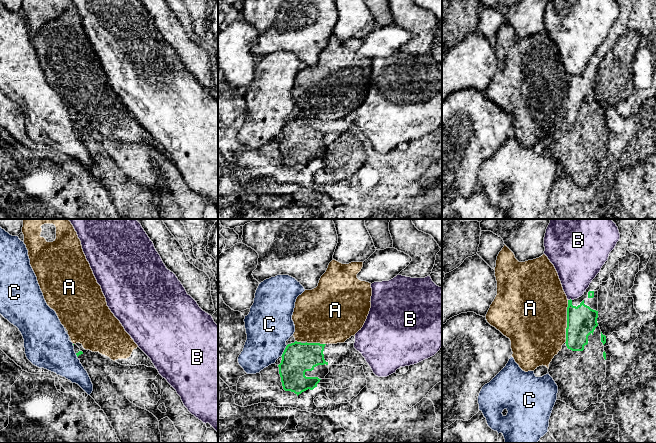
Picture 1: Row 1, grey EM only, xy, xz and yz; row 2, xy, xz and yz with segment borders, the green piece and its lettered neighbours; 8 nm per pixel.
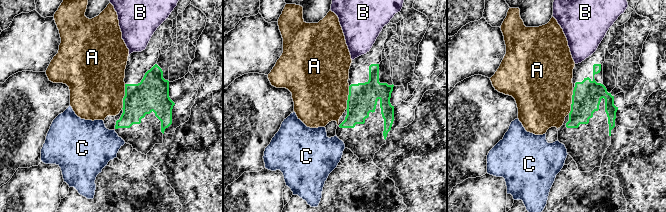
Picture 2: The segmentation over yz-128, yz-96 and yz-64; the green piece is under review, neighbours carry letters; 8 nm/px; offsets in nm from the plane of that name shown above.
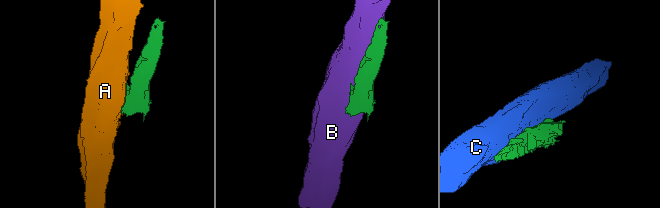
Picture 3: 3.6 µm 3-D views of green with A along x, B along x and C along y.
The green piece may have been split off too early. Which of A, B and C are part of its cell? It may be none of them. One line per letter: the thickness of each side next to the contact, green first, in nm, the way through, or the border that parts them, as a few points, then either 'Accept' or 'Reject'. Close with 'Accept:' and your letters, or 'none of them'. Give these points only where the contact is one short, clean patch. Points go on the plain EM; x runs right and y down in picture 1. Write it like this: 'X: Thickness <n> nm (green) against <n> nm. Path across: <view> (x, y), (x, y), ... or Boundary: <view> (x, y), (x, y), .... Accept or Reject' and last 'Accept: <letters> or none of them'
A: Thickness 240 nm (green) against 500 nm. Reject
B: Thickness 240 nm (green) against 300 nm. Reject
C: Thickness 260 nm (green) against 380 nm. Reject
Accept: none of them

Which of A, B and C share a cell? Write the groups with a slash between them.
A / B / C

